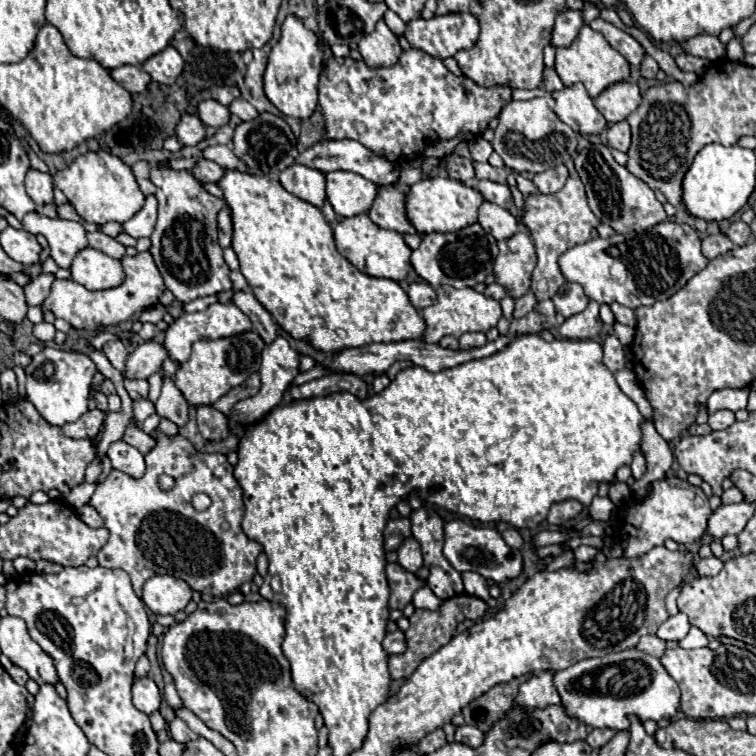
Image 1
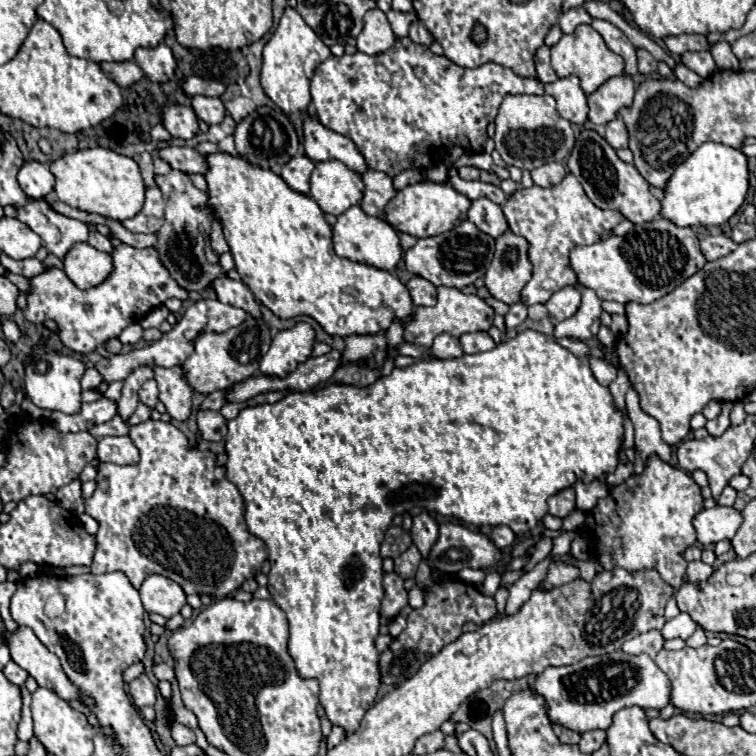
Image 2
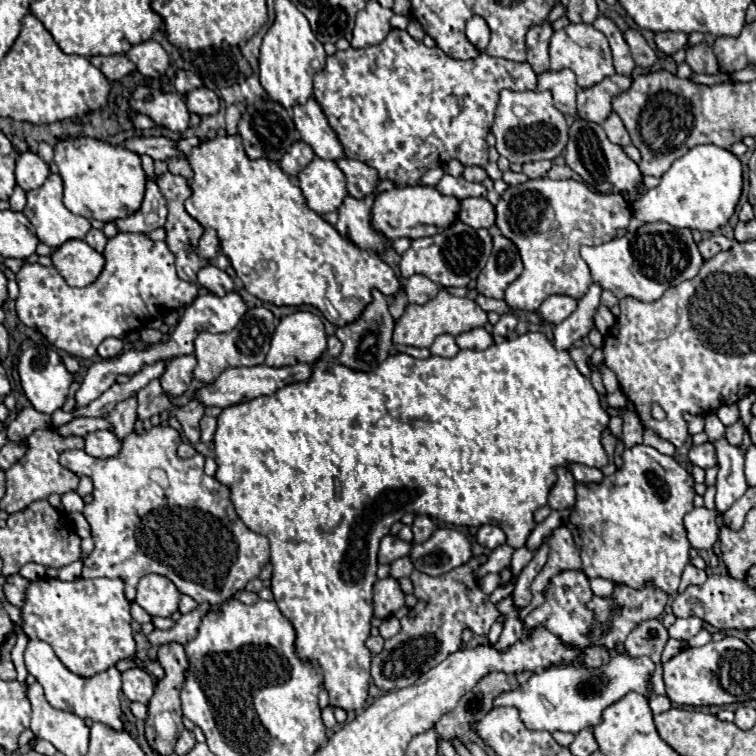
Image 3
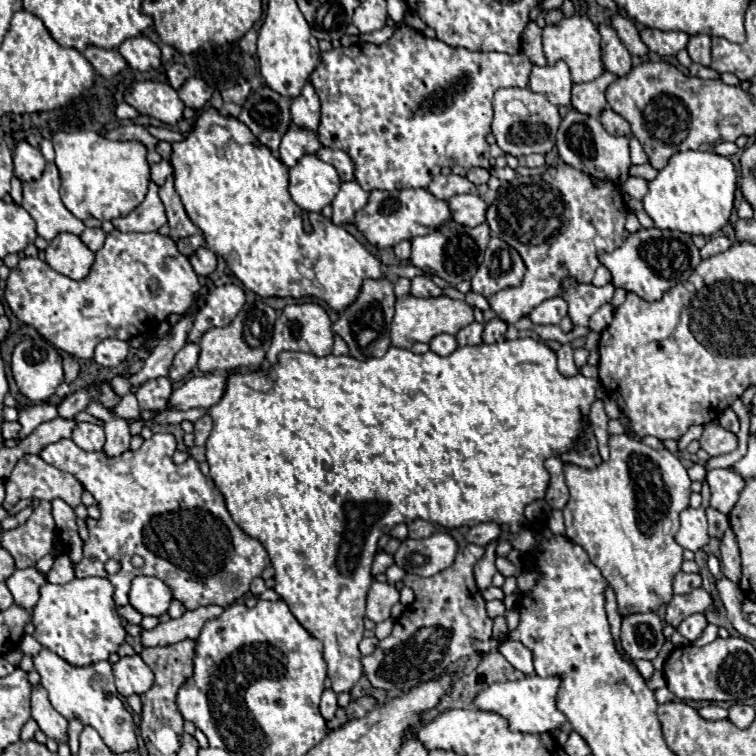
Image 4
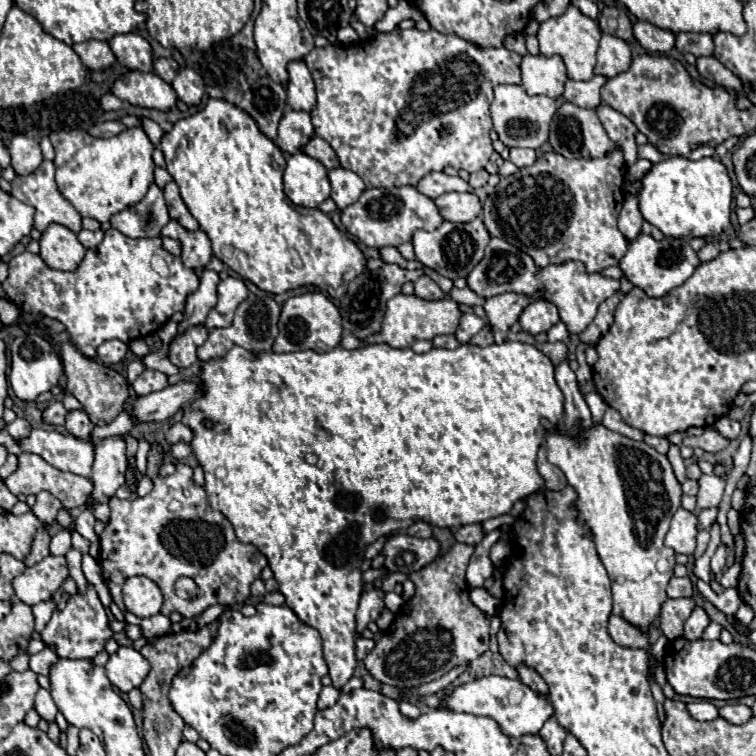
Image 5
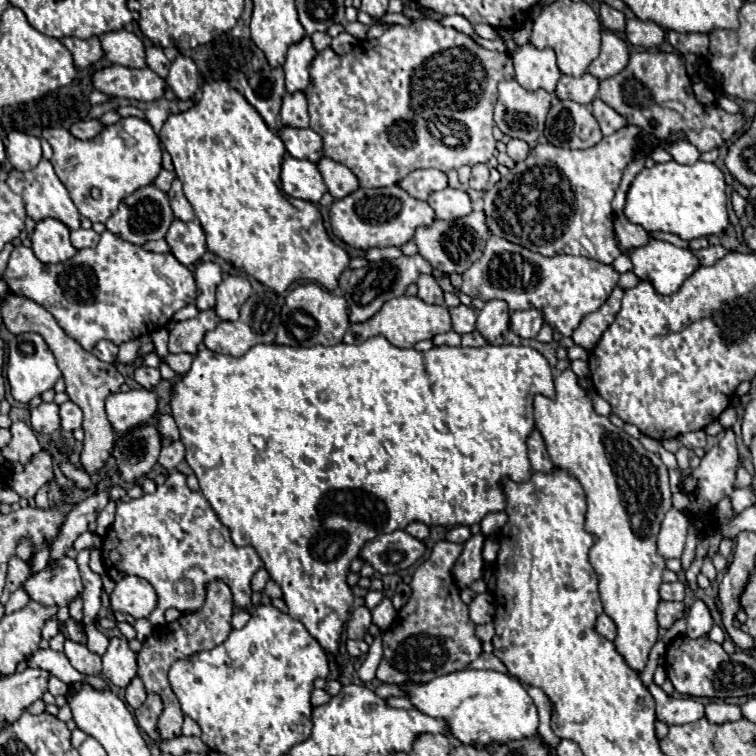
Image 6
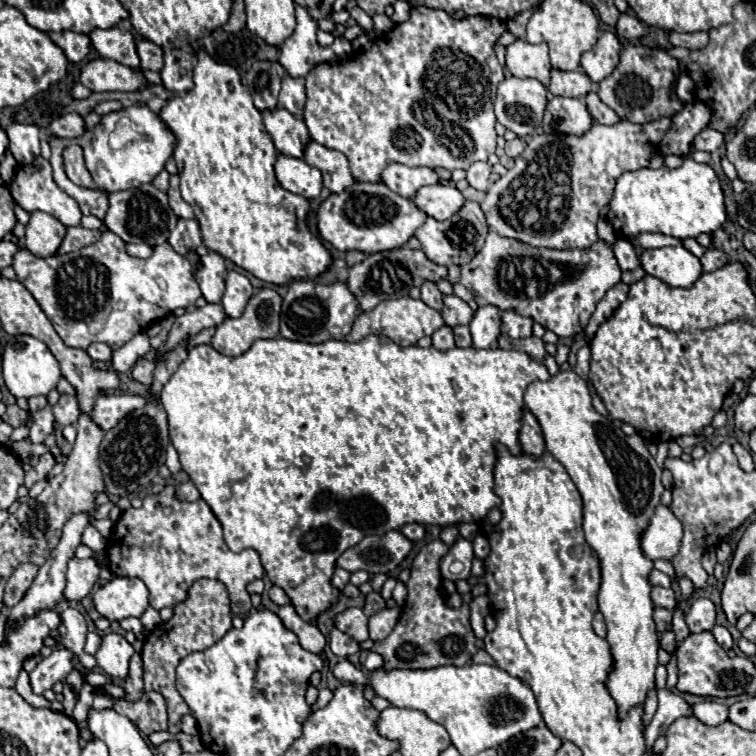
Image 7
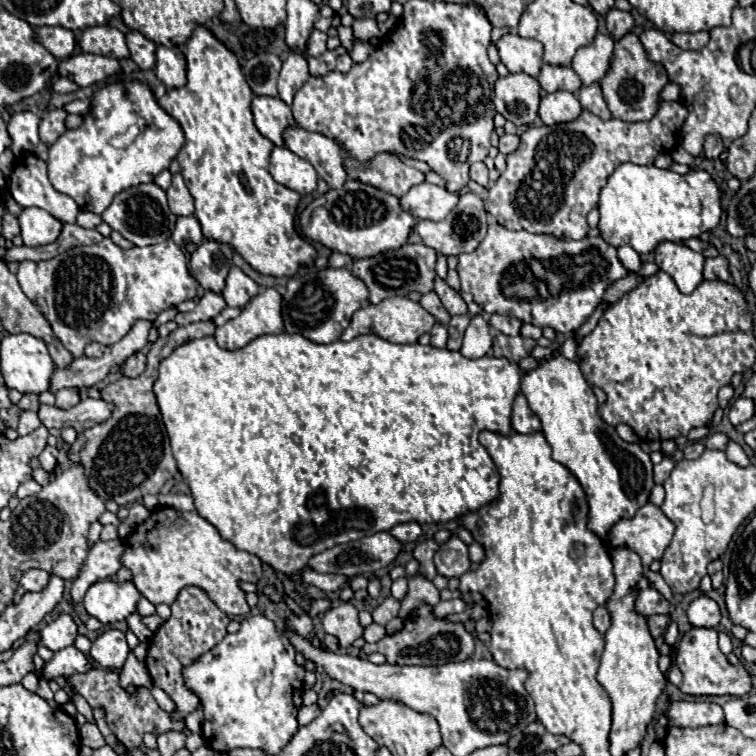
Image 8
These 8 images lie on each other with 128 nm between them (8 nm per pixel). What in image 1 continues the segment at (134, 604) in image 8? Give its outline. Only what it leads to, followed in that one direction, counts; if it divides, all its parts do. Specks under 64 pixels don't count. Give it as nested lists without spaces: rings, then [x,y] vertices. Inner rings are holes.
[[[152,576],[144,584],[142,600],[154,614],[176,614],[192,598],[192,588],[174,576]]]

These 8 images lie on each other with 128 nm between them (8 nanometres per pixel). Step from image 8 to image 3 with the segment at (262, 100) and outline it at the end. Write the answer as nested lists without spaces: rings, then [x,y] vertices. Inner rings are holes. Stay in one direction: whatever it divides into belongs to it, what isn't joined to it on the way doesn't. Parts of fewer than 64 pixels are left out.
[[[342,158],[336,164],[342,168],[342,172],[348,178],[348,192],[358,200],[364,200],[364,196],[370,196],[376,190],[376,186],[380,184],[376,170],[368,168],[368,164],[360,162],[360,160]]]

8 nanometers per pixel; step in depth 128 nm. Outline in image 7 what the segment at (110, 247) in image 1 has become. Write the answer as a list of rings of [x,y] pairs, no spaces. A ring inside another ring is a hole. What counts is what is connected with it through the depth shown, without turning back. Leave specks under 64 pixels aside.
[[[84,226],[68,228],[58,254],[68,254],[68,252],[74,252],[74,250],[80,250],[84,246],[94,244],[96,240],[100,240],[100,230],[88,230]]]

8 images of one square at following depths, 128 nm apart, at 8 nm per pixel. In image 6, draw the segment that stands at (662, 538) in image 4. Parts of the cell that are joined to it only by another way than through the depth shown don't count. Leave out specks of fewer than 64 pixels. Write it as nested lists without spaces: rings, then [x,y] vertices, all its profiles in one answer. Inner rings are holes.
[[[566,368],[556,380],[556,400],[536,396],[534,398],[534,418],[536,428],[540,430],[548,456],[554,466],[566,470],[572,478],[580,482],[588,500],[586,512],[586,530],[598,536],[598,542],[590,550],[590,564],[600,576],[600,596],[604,612],[616,622],[618,636],[614,640],[618,652],[624,656],[630,668],[642,670],[648,660],[650,648],[658,640],[658,622],[656,608],[660,604],[660,584],[666,570],[666,560],[656,550],[656,536],[666,512],[672,508],[672,494],[668,484],[668,468],[664,468],[656,452],[646,450],[640,440],[628,436],[622,428],[616,428],[608,418],[598,416],[592,408],[592,400],[578,386],[576,374]]]

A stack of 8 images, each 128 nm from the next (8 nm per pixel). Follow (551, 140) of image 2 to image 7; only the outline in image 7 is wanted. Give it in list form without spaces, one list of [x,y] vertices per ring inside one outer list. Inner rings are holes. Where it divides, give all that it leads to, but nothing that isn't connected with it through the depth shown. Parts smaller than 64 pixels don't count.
[[[506,76],[498,84],[494,112],[506,130],[512,130],[518,138],[526,138],[534,136],[542,126],[546,104],[548,90],[538,80]]]

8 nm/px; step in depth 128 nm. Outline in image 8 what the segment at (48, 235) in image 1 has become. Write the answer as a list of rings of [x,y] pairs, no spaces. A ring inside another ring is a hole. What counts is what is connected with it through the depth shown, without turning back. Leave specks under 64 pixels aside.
[[[34,154],[14,166],[8,190],[22,208],[42,208],[60,222],[76,222],[80,212],[78,204],[70,196],[58,192],[50,184],[46,162]]]

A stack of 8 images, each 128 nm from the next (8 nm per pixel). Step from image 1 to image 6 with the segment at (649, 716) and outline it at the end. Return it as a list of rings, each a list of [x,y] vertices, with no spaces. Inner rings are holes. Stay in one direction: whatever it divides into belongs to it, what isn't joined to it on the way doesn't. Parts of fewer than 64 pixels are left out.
[[[462,670],[438,676],[426,684],[404,684],[402,688],[420,712],[446,720],[462,744],[486,746],[492,740],[506,744],[536,736],[538,710],[524,686],[512,676],[494,670]]]

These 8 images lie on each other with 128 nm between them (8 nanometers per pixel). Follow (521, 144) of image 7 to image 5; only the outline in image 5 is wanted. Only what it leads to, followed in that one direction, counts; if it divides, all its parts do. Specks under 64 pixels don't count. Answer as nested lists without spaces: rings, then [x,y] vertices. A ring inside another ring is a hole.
[[[510,148],[510,160],[518,166],[518,168],[526,168],[526,166],[532,166],[538,156],[534,150],[530,148]]]

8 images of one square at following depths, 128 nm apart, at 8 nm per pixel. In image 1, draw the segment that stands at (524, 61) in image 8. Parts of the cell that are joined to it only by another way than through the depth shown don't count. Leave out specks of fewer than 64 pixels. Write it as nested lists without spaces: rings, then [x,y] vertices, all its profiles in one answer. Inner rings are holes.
[[[578,82],[570,88],[552,94],[556,100],[556,116],[568,124],[578,134],[602,134],[608,122],[594,106],[594,100],[588,96],[586,88]]]

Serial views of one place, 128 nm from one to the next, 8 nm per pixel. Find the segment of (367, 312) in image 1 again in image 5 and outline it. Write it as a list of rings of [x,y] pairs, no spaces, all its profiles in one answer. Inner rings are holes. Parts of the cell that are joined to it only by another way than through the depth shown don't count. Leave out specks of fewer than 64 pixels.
[[[210,98],[200,112],[176,122],[172,132],[164,134],[160,148],[166,158],[166,170],[180,186],[180,196],[190,214],[208,234],[214,256],[260,290],[284,294],[302,286],[316,286],[330,298],[342,298],[348,292],[348,282],[366,270],[362,250],[324,212],[318,208],[300,208],[288,200],[282,182],[286,156],[240,108],[226,100]]]

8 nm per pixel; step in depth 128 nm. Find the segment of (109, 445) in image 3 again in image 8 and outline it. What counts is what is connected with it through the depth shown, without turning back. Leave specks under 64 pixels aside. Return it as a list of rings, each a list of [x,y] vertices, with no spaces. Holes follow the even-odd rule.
[[[62,388],[60,392],[56,392],[56,406],[58,408],[72,408],[78,402],[80,402],[78,388]]]

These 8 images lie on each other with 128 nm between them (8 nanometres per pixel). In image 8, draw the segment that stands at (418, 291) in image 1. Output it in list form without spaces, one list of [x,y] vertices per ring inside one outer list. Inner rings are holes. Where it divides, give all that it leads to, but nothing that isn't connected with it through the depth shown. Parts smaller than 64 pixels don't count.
[[[428,292],[420,298],[420,304],[440,322],[440,324],[448,324],[450,322],[450,314],[446,312],[446,308],[442,306],[440,298],[436,296],[436,292]]]

